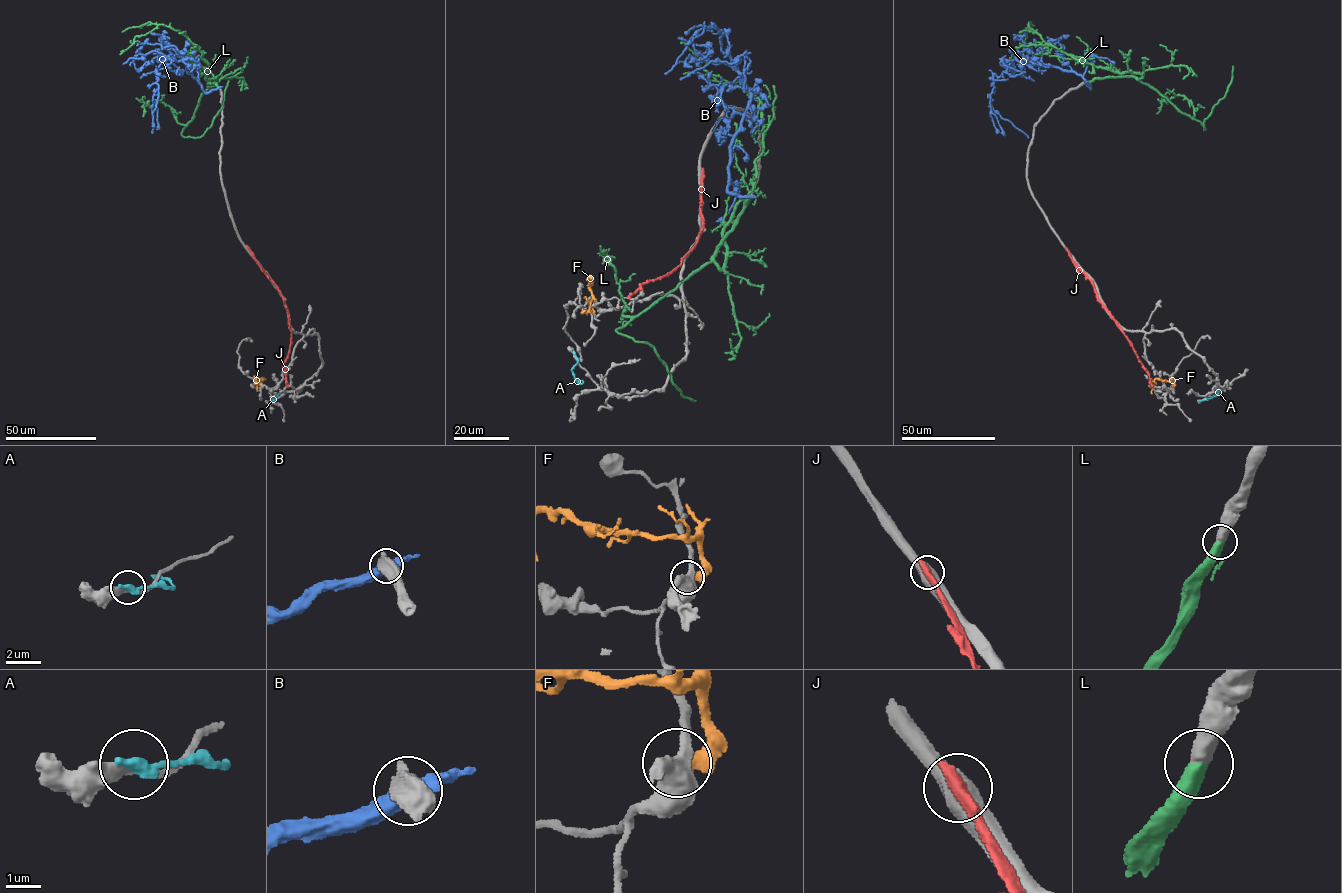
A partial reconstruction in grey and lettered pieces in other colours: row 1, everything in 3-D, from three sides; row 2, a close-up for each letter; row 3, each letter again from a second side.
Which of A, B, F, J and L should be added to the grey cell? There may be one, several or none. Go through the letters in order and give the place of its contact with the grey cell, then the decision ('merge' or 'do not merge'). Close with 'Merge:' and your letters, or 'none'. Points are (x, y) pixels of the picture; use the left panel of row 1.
A: contact (270, 401); do not merge
B: contact (219, 87); do not merge
F: contact (261, 385); do not merge
J: contact (247, 247); do not merge
L: contact (218, 87); merge
Merge: L

